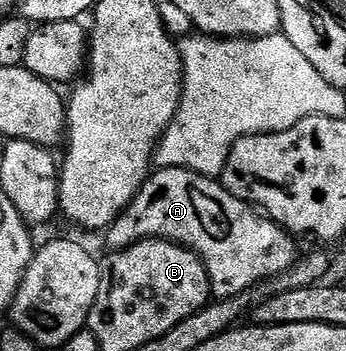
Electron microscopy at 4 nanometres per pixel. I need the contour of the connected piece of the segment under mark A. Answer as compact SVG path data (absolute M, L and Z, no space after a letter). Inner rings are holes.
M161 167L152 170L135 200L111 222L110 227L106 228L106 235L106 250L111 253L123 251L146 239L167 239L171 243L179 244L180 247L187 247L199 256L200 262L207 270L211 294L215 299L228 299L245 289L256 287L266 279L285 273L285 269L289 269L297 258L296 240L278 223L272 223L256 208L233 197L222 182L180 167Z

